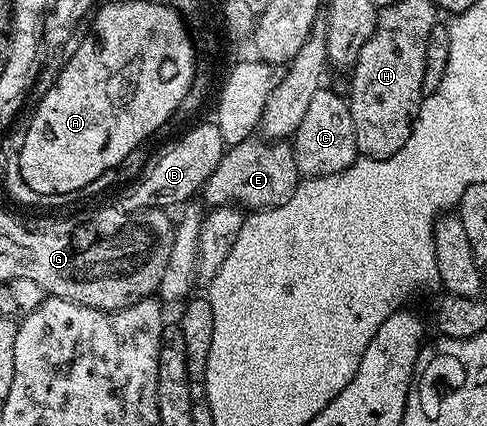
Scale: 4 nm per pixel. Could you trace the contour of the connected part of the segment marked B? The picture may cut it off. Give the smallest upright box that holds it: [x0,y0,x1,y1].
[127,122,226,212]

